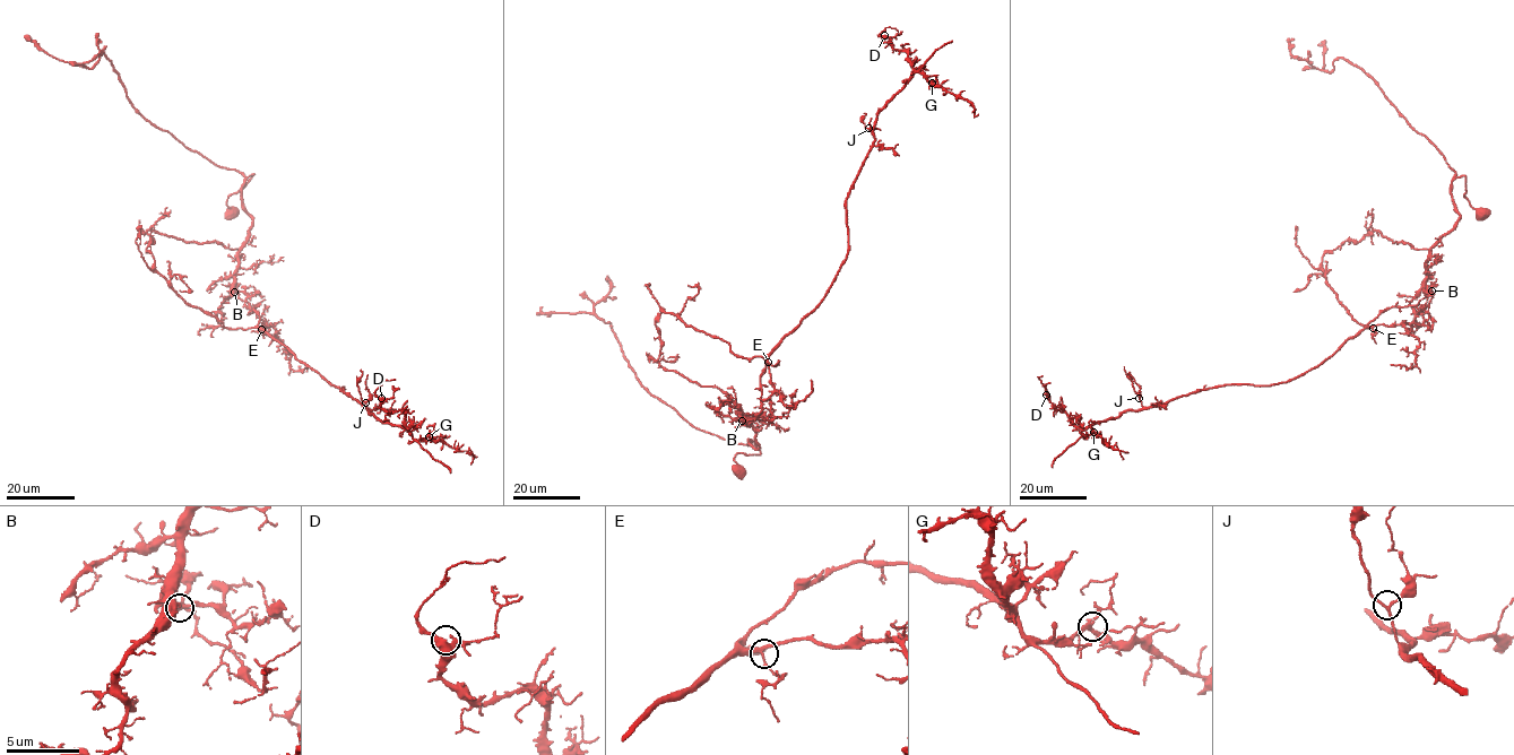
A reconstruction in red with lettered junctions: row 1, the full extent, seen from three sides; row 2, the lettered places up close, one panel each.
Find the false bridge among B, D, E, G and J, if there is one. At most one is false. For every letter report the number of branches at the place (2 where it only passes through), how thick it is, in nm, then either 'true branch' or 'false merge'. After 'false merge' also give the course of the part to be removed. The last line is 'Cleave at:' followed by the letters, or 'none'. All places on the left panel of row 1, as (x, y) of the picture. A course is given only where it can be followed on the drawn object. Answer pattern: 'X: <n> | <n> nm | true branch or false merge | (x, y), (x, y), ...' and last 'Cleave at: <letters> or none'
B: 5 | 200 nm | false merge | (234, 292), (299, 359), (409, 433), (405, 415), (385, 411), (374, 393), (395, 379)
D: 5 | 360 nm | true branch
E: 3 | 200 nm | true branch
G: 5 | 260 nm | true branch
J: 3 | 180 nm | true branch
Cleave at: B

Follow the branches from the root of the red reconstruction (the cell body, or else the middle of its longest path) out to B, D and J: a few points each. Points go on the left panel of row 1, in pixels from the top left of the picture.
B: (232, 211), (227, 198), (254, 174), (241, 189), (243, 209), (252, 225), (249, 240), (240, 249), (234, 292)
D: (232, 211), (227, 198), (254, 174), (232, 289), (258, 326), (409, 433), (381, 398)
J: (232, 211), (227, 198), (254, 174), (241, 189), (252, 225), (232, 289), (259, 327), (371, 411), (365, 402)

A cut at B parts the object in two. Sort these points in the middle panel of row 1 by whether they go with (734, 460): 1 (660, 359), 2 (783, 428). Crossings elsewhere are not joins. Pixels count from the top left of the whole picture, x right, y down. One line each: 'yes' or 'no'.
1: yes
2: yes

